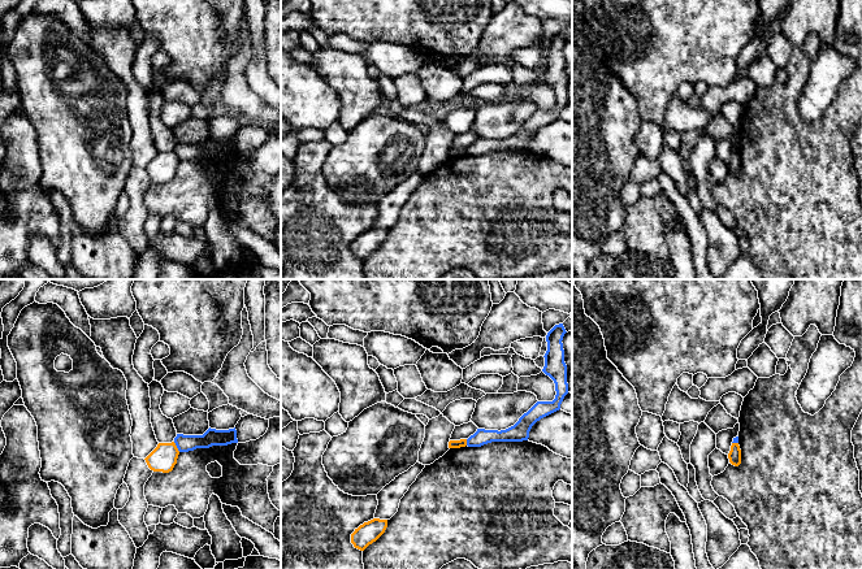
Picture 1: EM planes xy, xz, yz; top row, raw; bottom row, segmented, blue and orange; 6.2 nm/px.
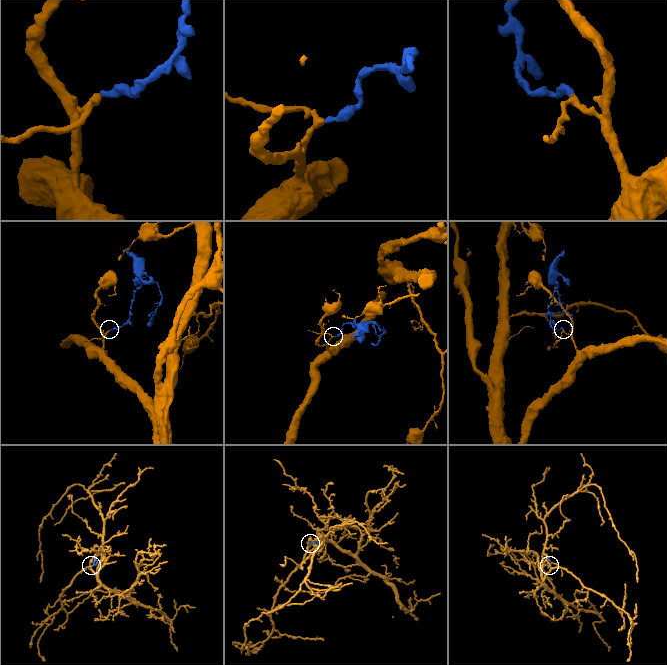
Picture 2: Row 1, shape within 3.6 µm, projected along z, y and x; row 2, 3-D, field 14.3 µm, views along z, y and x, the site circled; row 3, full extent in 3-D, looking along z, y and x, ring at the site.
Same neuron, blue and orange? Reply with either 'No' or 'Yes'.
No

